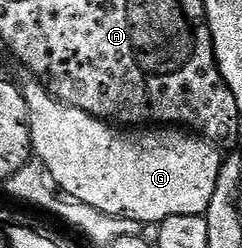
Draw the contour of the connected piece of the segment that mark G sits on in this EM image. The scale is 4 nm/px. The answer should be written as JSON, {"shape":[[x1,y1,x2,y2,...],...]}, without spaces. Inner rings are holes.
{"shape":[[37,79,27,81,21,89,30,111,30,146,59,192,109,216,132,218,142,225,162,223,172,214,200,216,208,210,224,156,206,137,177,126,123,130,60,102]]}

